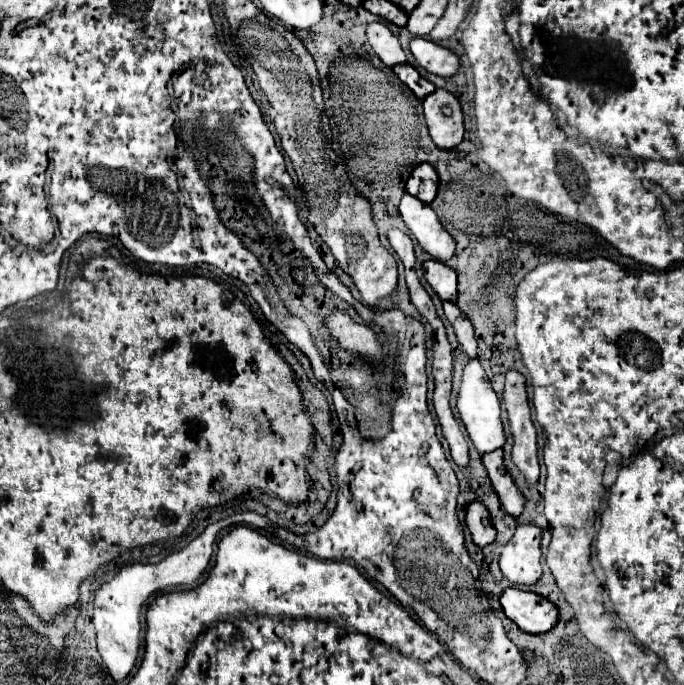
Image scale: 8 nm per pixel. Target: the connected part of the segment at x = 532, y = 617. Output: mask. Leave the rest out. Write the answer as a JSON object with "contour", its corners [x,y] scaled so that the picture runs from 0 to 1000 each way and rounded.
{"contour":[[[741,858],[735,864],[732,885],[738,891],[738,899],[773,926],[803,923],[817,902],[811,882],[806,882],[794,870],[785,873],[785,867],[765,864],[756,858]]]}

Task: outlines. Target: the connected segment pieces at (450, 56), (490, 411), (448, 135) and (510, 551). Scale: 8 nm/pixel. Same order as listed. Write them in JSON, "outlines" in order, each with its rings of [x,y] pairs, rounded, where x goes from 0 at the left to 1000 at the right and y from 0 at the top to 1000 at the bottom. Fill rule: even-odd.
{"outlines":[[[[604,55],[601,76],[621,102],[627,102],[639,111],[665,111],[674,96],[671,82],[665,76],[659,76],[656,70],[648,70],[624,55]]],[[[689,526],[680,540],[677,540],[677,558],[674,558],[674,569],[671,569],[671,584],[668,584],[668,596],[674,604],[674,613],[683,625],[683,634],[689,639],[689,645],[694,648],[694,654],[703,663],[721,660],[727,654],[735,654],[738,648],[738,631],[735,631],[735,616],[732,616],[732,596],[730,596],[730,581],[709,546],[709,540],[703,537],[700,526]]],[[[636,131],[618,146],[618,158],[633,207],[648,219],[659,219],[671,213],[680,193],[677,161],[671,146],[654,131]],[[648,158],[656,158],[659,169],[654,169]]],[[[759,765],[750,785],[732,806],[732,835],[750,853],[782,853],[791,844],[791,791],[794,774],[785,765]]]]}

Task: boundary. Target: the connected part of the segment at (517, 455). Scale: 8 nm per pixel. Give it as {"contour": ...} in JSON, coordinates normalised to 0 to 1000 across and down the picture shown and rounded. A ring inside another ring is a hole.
{"contour":[[[744,540],[738,549],[738,575],[735,587],[744,604],[750,628],[750,674],[768,692],[770,704],[779,707],[788,701],[788,672],[785,672],[785,642],[782,622],[776,616],[768,549],[756,540]]]}

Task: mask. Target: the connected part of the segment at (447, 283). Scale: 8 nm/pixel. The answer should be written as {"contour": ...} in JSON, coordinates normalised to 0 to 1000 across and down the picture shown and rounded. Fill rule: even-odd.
{"contour":[[[624,380],[618,385],[621,409],[630,415],[630,420],[642,429],[645,438],[668,441],[668,400],[662,391],[642,380]]]}

